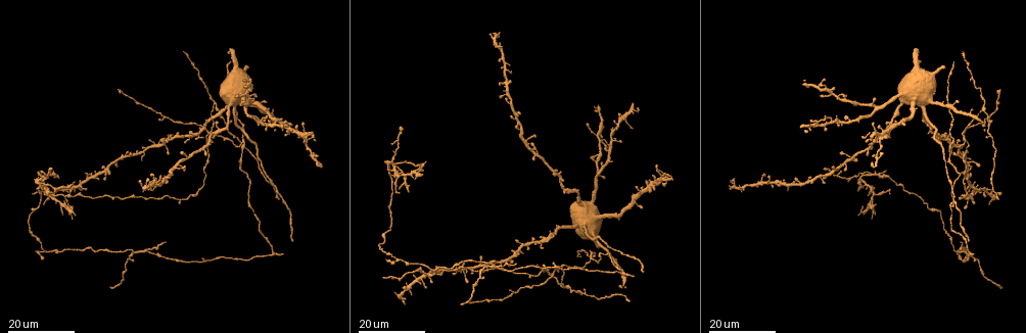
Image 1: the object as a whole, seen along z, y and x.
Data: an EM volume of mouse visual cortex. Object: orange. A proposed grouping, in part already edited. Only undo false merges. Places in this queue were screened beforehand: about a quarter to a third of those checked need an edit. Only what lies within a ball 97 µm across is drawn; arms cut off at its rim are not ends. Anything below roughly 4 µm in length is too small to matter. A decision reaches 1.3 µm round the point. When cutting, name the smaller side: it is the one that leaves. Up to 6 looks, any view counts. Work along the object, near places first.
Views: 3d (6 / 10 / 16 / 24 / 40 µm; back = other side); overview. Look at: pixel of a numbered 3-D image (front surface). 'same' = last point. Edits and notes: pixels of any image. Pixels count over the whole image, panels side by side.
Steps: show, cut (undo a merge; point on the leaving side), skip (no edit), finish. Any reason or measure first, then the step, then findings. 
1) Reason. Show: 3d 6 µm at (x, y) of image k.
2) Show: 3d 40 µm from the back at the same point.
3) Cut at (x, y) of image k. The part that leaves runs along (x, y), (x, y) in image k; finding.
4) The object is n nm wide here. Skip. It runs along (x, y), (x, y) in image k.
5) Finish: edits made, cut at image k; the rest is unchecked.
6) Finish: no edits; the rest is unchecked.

Three arms meet. Show: 3d 24 µm at (216, 103) of image 1.

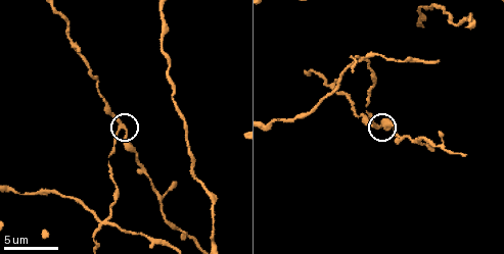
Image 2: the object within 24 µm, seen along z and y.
Show: 3d 6 µm at (123, 126) of image 2.

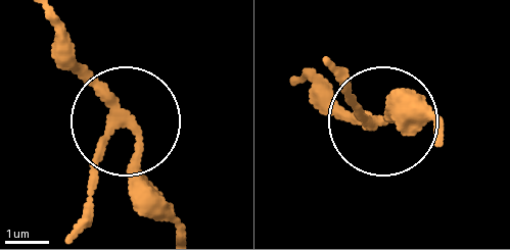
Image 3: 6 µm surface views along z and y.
Skip. It runs along (328, 59), (376, 121), (310, 103) in image 3; continuous, no second cell.

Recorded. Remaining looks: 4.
Four or more arms meet. Show: 3d 24 µm at (112, 162) of image 1.

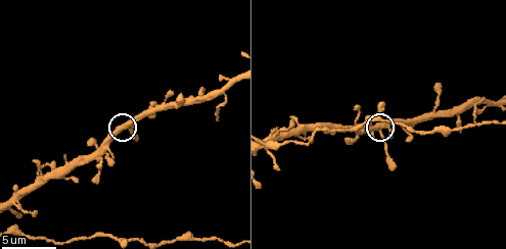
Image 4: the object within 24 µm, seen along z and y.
Closer look. Show: 3d 6 µm at (382, 135) of image 4.

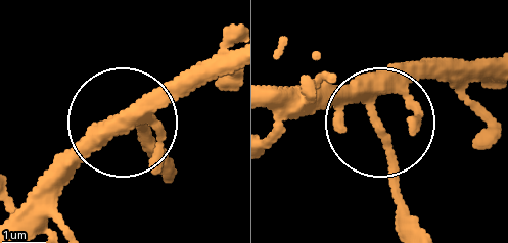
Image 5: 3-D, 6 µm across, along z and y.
4 arms meet here. Skip. It runs along (492, 61), (425, 65), (374, 105), (404, 223) in image 5; one cell here.

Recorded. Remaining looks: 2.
Three arms meet. Show: 3d 10 µm at (473, 21) of image 2.

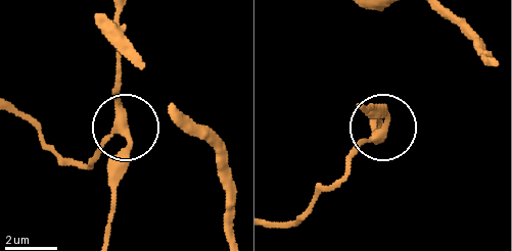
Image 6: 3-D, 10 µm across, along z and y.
The side arm is 29 µm long. Skip. Continuous, no second cell.

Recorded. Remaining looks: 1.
Finish: no edits; the rest is unchecked.

